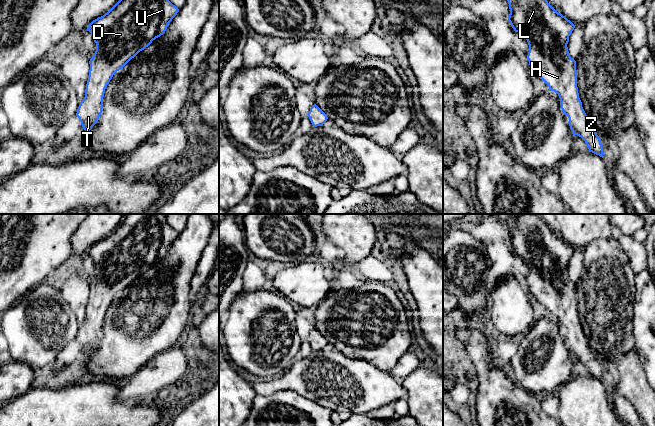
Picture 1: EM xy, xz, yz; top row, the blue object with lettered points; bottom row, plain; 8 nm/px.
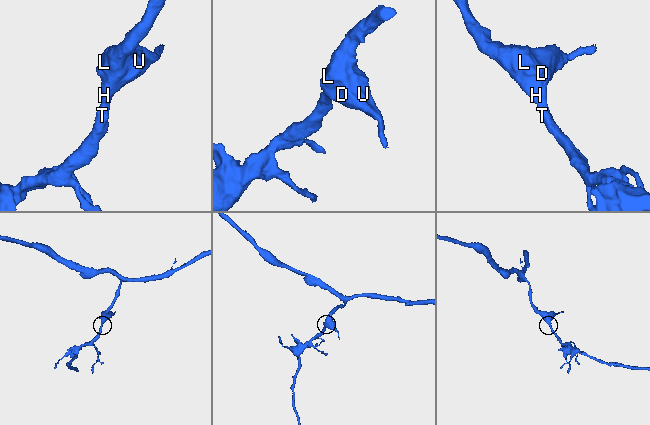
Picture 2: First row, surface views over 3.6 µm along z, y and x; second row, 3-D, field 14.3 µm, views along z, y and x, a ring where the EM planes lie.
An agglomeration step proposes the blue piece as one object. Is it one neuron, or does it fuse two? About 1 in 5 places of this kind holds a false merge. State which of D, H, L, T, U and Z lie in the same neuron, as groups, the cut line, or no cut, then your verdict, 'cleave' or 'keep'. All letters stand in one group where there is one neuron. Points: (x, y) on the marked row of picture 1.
D H L T U Z | no cut | keep

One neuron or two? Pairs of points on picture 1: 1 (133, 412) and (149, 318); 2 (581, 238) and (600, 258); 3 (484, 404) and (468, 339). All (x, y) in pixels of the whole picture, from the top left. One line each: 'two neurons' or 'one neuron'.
1: two neurons
2: two neurons
3: one neuron

